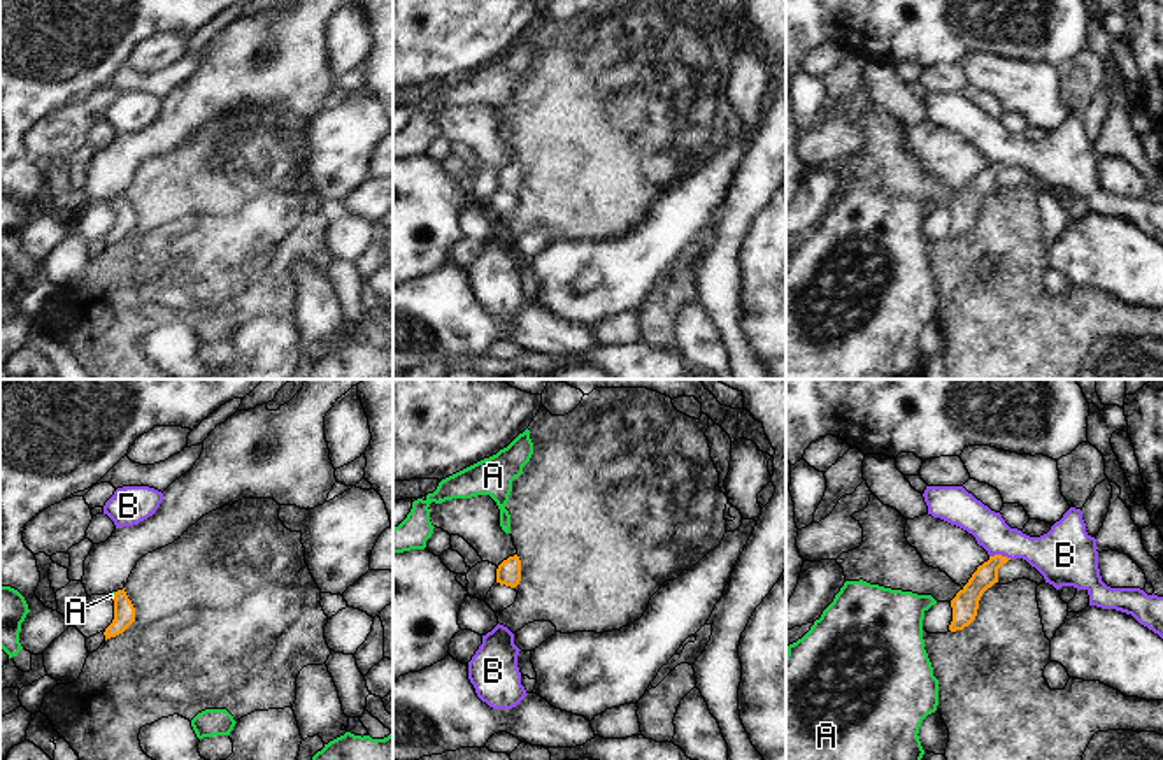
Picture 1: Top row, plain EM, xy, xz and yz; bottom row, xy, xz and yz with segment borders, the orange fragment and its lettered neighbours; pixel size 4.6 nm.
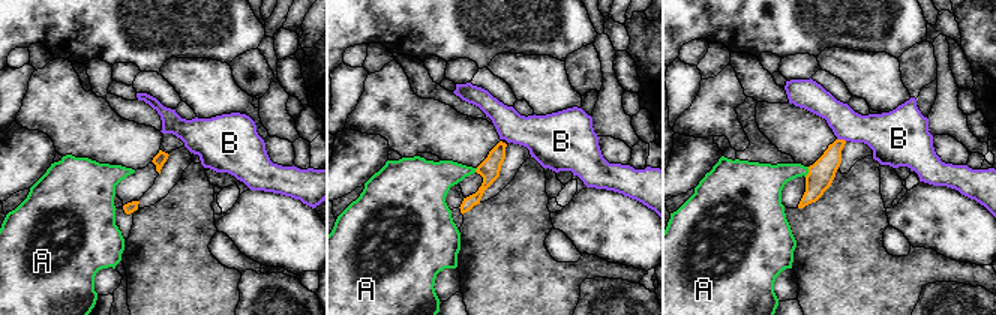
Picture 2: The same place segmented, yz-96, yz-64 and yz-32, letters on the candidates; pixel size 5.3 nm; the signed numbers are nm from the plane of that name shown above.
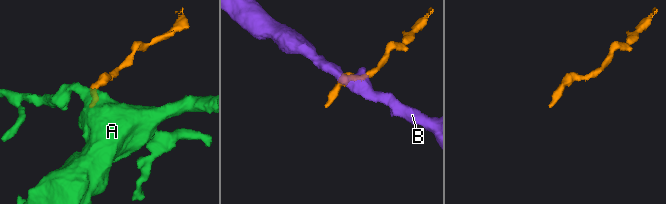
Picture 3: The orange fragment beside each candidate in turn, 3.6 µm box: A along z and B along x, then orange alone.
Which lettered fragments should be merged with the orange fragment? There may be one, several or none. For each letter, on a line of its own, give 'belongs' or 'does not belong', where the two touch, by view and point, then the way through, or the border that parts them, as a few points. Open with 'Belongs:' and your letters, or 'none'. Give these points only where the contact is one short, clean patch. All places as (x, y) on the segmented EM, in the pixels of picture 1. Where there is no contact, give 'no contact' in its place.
Belongs: A
A: belongs; meets orange in xy at (114, 595); runs through xy (123, 609), (123, 604), (114, 595), (111, 595)
B: does not belong; meets orange in yz at (1000, 555); border along yz (990, 555), (1011, 559)

